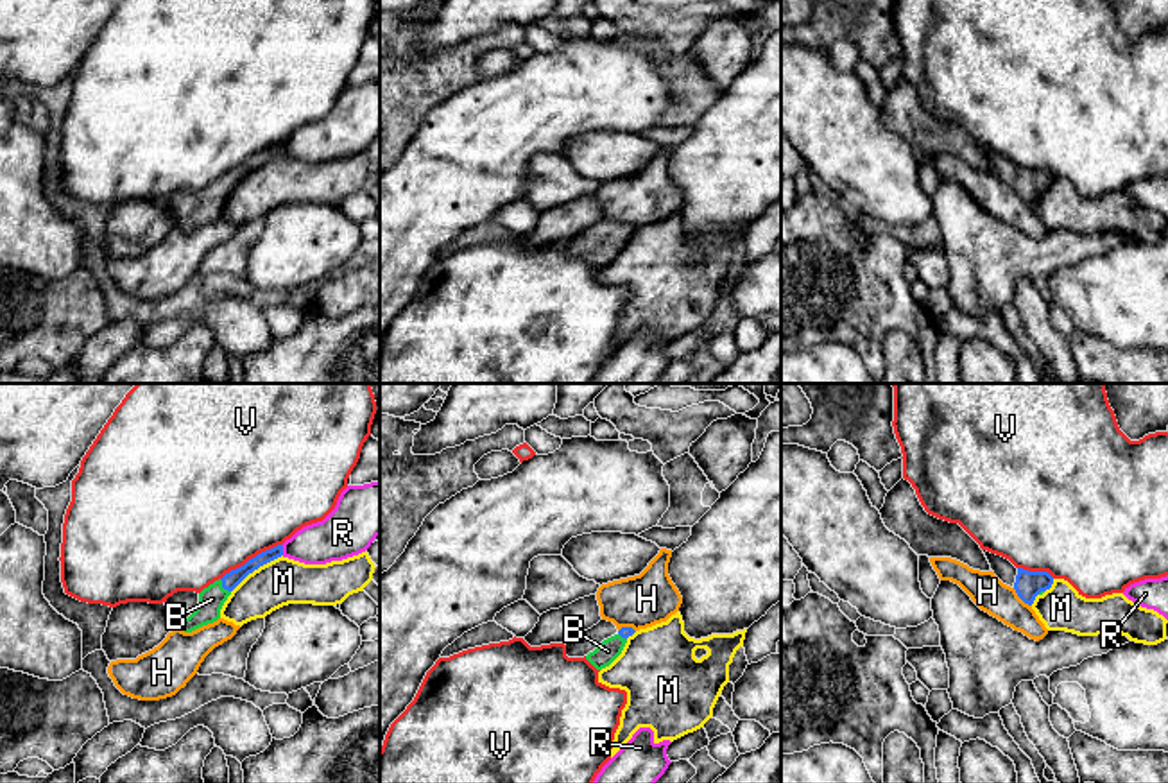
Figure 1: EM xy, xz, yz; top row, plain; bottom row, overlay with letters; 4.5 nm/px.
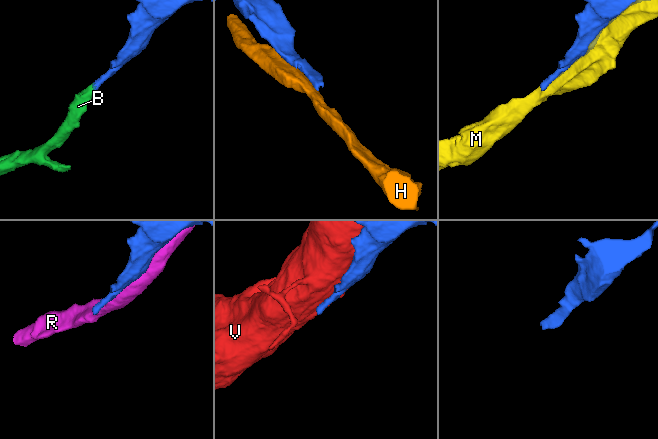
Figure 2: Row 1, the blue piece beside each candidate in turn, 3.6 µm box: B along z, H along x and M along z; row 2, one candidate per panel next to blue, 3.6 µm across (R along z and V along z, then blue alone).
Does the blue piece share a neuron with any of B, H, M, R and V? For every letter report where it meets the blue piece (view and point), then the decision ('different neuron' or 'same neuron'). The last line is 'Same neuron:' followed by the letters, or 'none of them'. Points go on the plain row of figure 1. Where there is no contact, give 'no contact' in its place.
B: xy (223, 185) | same neuron
H: yz (1022, 197) | different neuron
M: xy (257, 167) | different neuron
R: xy (282, 149) | different neuron
V: xy (253, 156) | different neuron
Same neuron: B

